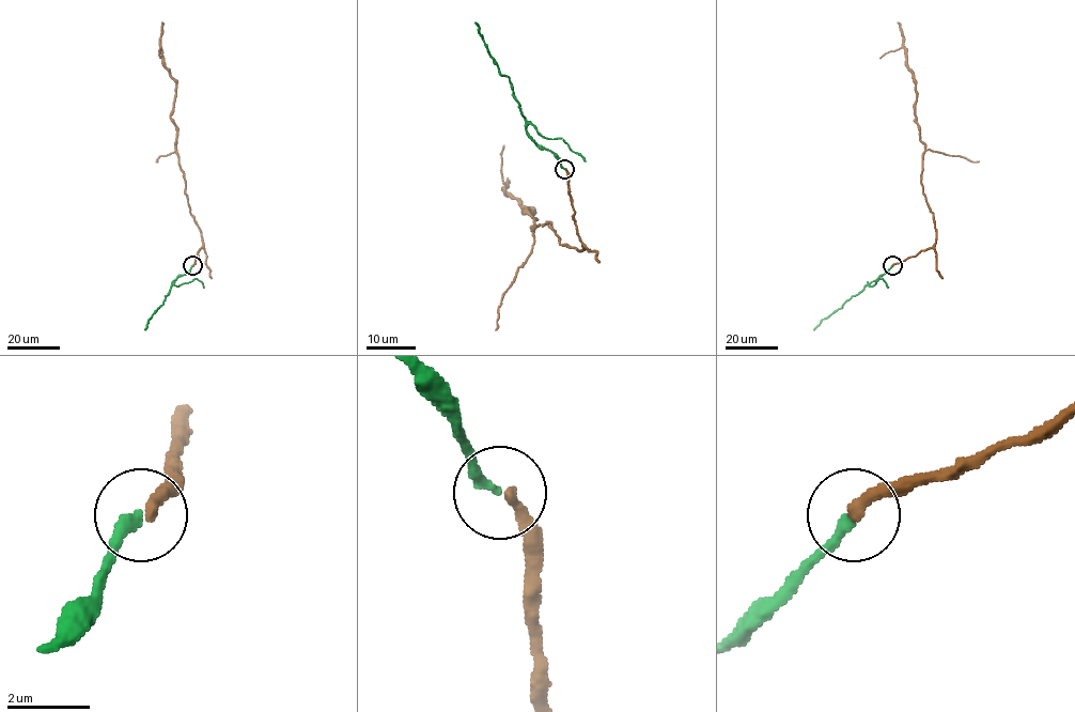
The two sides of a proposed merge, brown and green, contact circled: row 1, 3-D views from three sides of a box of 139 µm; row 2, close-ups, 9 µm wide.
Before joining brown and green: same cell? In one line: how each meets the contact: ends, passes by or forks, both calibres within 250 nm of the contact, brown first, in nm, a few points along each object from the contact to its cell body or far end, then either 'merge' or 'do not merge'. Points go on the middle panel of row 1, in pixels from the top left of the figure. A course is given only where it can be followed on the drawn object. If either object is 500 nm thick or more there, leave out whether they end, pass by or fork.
brown ends; green ends; calibres 280 and 260 nm; course brown (564, 168), (579, 250), (561, 244), (548, 222), (532, 229), (523, 212), (532, 213), (505, 188), (504, 144); course green (564, 168), (554, 153), (541, 148), (528, 133), (512, 83), (499, 72), (474, 21); merge

